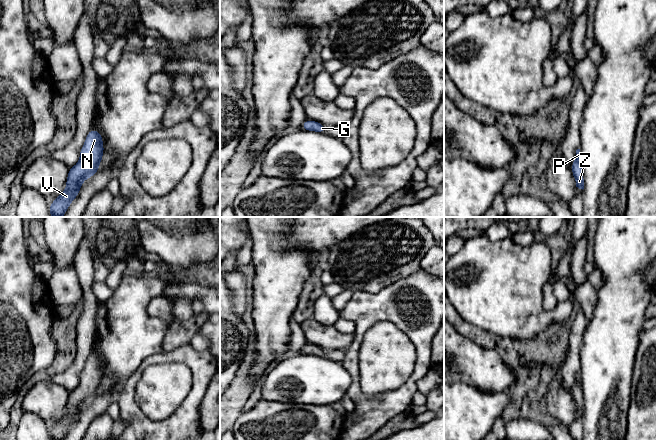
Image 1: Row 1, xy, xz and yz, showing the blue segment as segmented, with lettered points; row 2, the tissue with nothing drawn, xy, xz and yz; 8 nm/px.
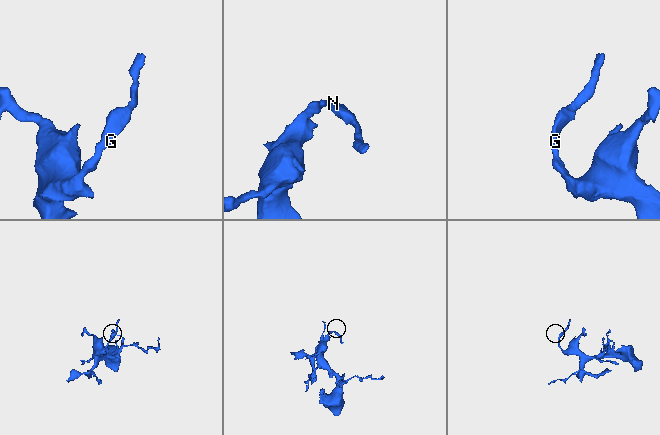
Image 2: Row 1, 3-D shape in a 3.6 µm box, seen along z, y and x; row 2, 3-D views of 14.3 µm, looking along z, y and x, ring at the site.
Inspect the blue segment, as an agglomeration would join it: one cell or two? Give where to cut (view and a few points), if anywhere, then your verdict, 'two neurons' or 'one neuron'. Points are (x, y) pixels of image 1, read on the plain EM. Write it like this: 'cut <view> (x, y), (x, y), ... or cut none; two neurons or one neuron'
cut none; one neuron

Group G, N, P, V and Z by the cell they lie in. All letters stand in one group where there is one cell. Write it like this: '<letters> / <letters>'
G N P V Z

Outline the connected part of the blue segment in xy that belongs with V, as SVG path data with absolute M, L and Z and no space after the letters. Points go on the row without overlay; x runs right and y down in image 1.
M91 353L80 374L79 386L68 395L65 415L48 431L52 441L62 441L71 426L78 420L83 405L98 396L103 376L103 363L100 356Z

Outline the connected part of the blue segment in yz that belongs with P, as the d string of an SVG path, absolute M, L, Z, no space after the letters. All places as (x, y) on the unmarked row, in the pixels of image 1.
M580 373L576 374L576 380L573 388L571 389L571 394L576 405L576 411L579 413L584 413L584 403L583 403L583 394L581 389L581 377Z

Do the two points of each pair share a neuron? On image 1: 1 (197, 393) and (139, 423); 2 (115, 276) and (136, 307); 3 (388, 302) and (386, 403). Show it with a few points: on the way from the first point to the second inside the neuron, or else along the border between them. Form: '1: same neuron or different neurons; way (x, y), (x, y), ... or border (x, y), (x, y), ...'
1: same neuron; way (186, 409), (168, 427), (155, 427)
2: different neurons; border (123, 276), (119, 284), (113, 289)
3: same neuron; way (410, 328), (422, 340), (422, 367), (411, 382)

